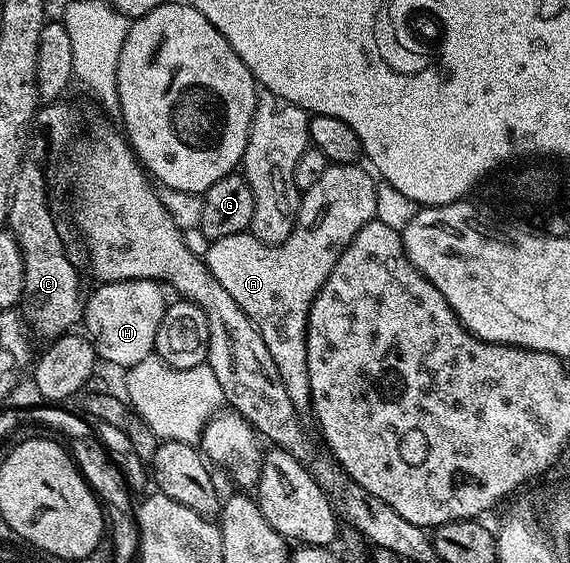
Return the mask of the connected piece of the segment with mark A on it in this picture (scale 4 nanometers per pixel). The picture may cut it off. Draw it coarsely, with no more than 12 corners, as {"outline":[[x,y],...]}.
{"outline":[[326,167],[283,243],[243,233],[204,251],[310,411],[312,301],[375,219],[376,179]]}

